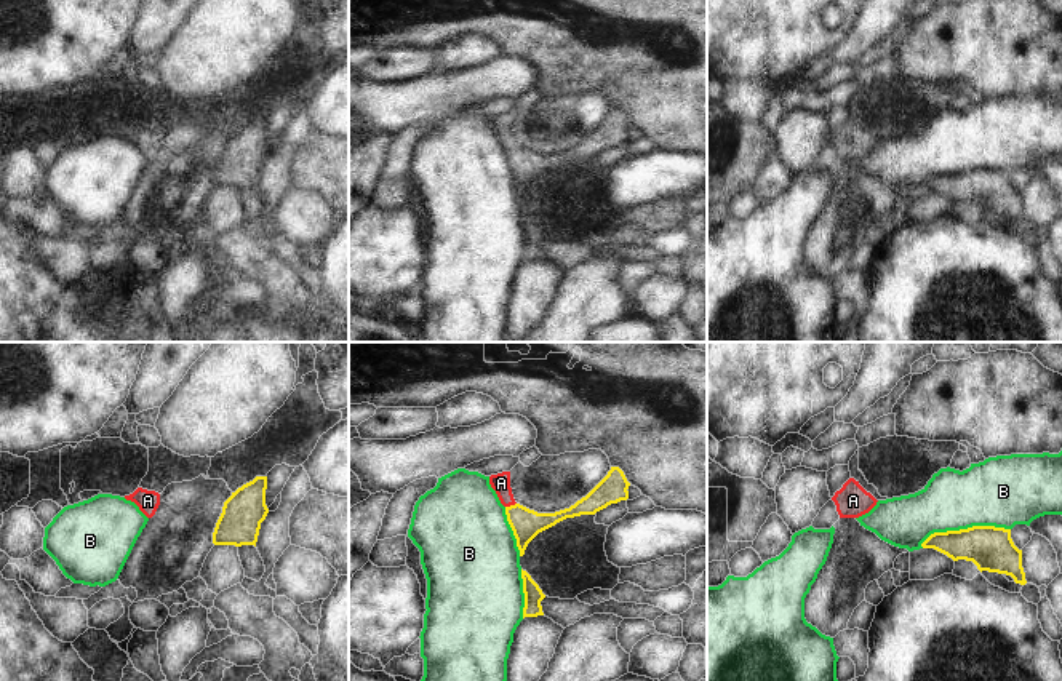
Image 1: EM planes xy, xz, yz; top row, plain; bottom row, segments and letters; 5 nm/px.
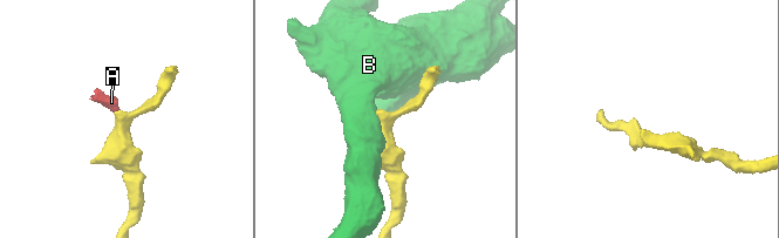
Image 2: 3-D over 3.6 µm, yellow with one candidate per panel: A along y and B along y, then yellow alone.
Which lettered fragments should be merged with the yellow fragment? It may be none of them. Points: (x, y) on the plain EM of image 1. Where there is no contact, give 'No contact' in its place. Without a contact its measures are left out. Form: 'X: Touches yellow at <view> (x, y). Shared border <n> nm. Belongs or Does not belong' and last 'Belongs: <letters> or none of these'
A: Touches yellow at xz (511, 147). Shared border 60 nm. Belongs
B: Touches yellow at yz (965, 171). Shared border 460 nm. Does not belong
Belongs: A.

